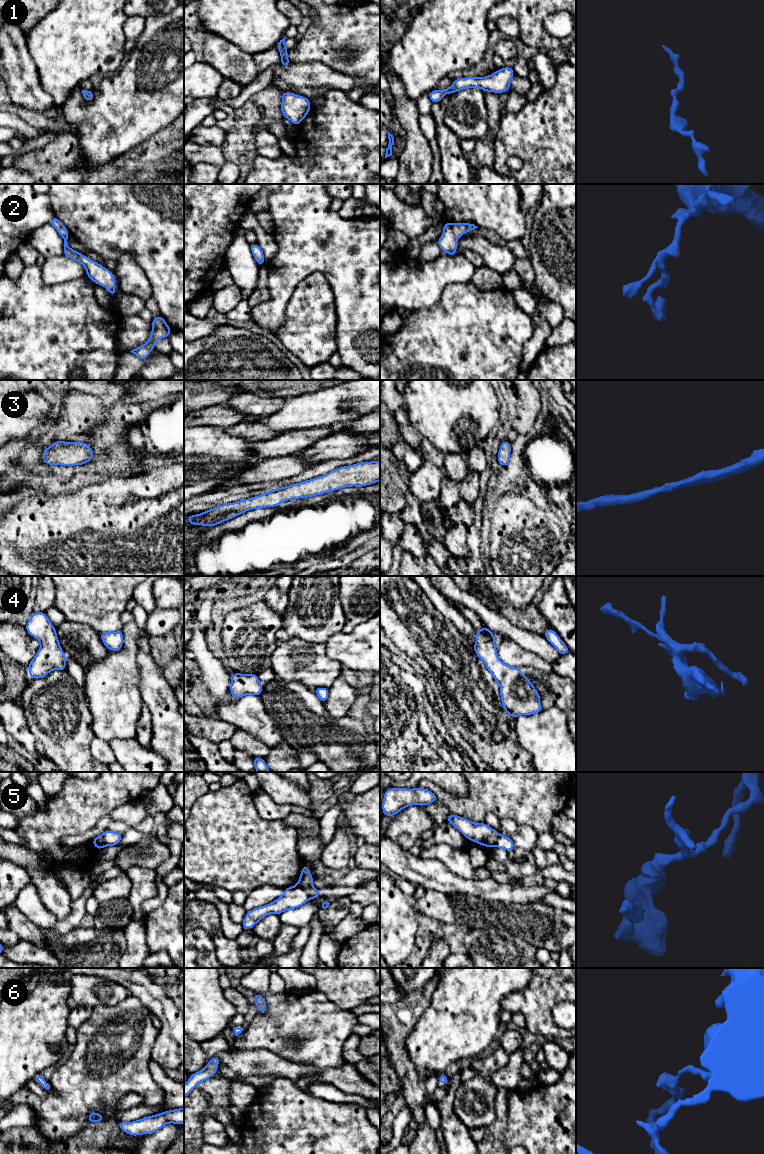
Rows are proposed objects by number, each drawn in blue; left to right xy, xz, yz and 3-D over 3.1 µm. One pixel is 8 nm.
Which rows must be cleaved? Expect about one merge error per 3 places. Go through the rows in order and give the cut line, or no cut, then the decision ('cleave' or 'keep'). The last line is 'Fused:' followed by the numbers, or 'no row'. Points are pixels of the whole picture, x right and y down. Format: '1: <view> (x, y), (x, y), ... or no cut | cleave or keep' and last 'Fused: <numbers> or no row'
1: no cut | keep
2: no cut | keep
3: no cut | keep
4: no cut | keep
5: xz (297, 884), (309, 898) | cleave
6: no cut | keep
Fused: 5

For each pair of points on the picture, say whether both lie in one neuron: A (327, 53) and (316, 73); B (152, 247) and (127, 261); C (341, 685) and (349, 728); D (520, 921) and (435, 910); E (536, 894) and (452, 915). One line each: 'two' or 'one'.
A: two
B: two
C: two
D: one
E: two

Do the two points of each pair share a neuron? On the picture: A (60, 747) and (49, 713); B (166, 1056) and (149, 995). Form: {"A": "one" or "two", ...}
{"A": "one", "B": "one"}

